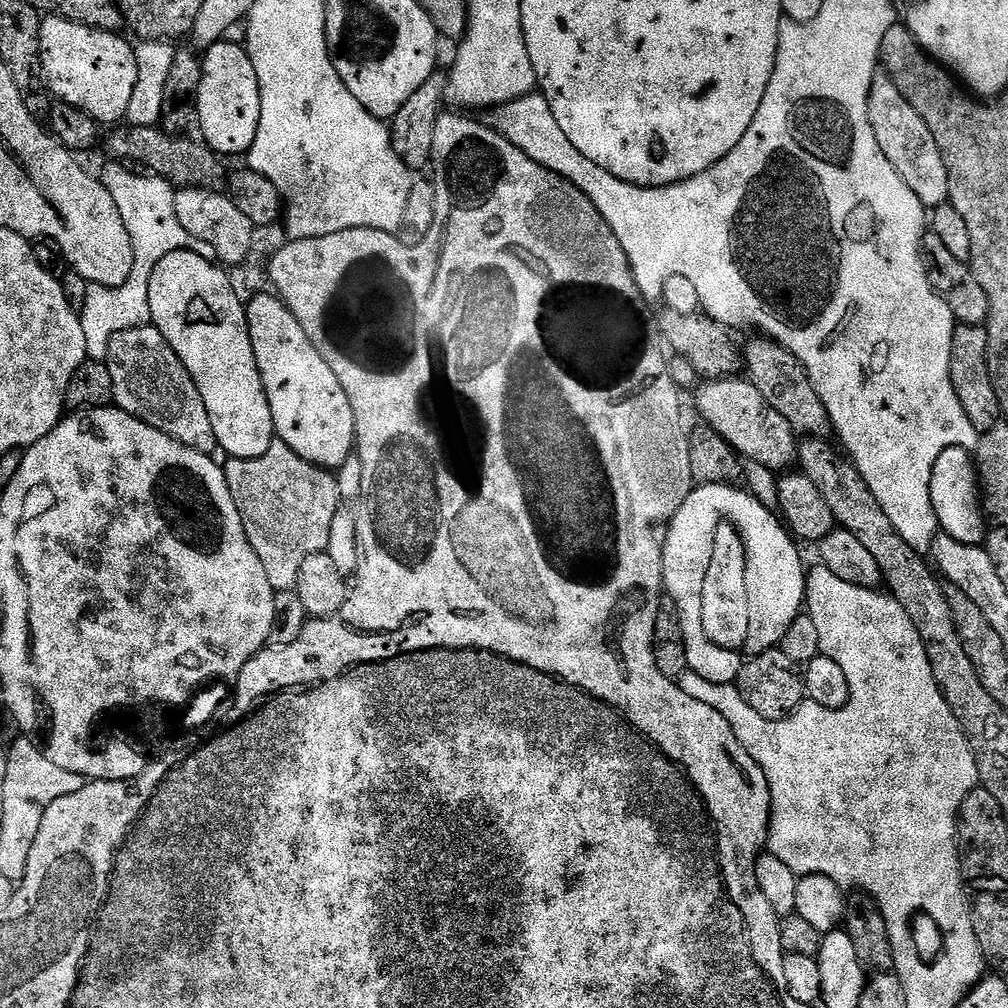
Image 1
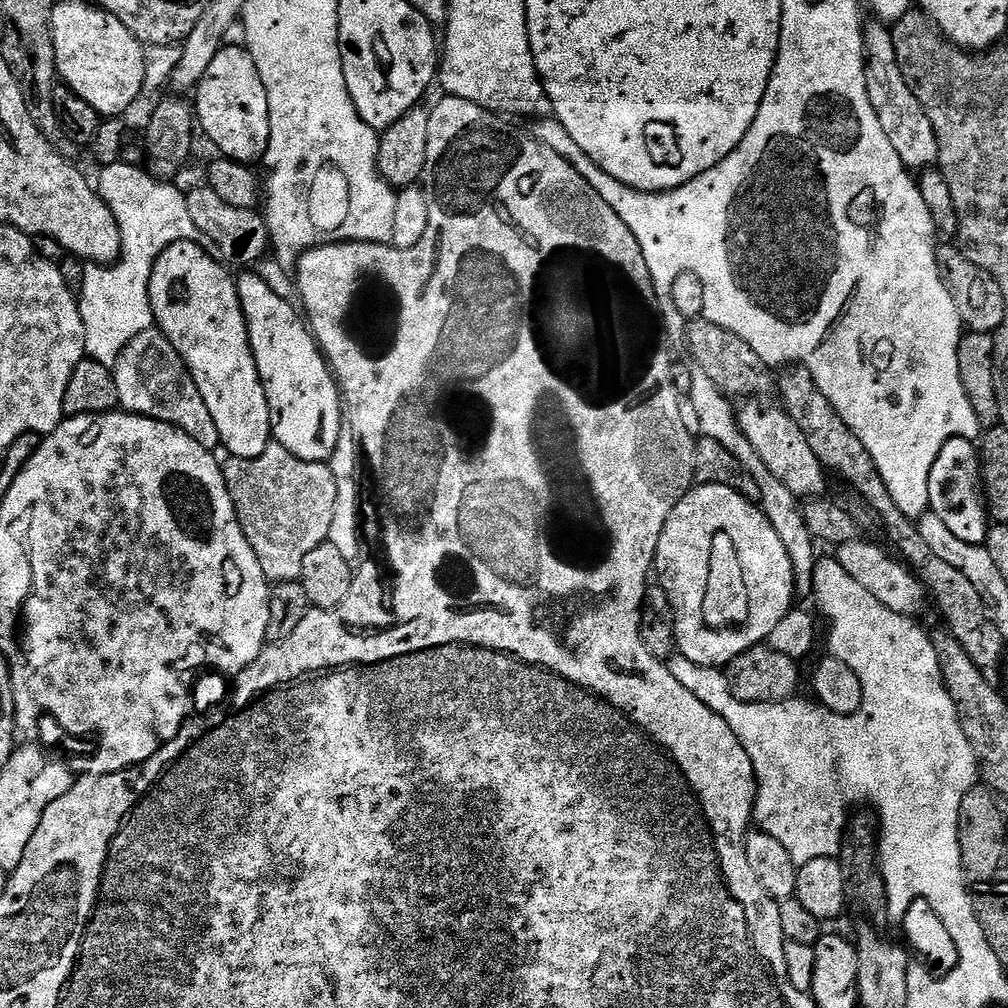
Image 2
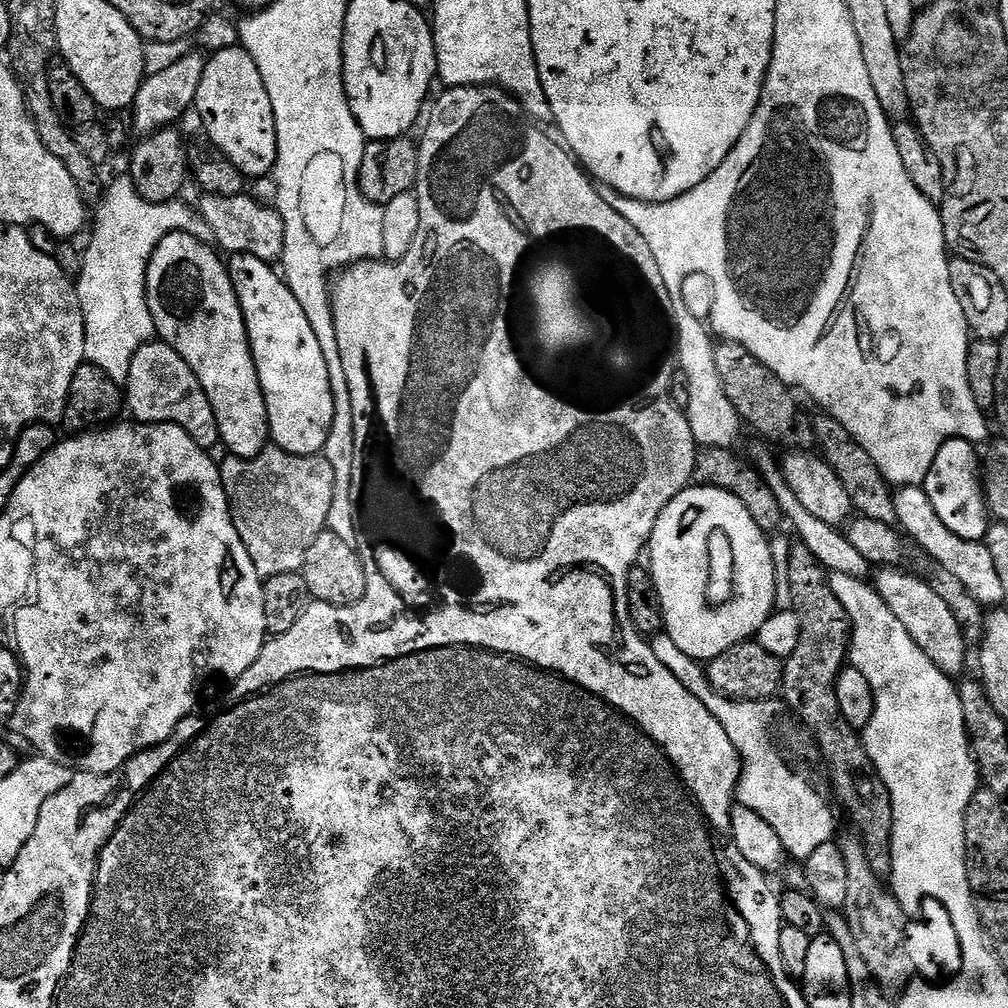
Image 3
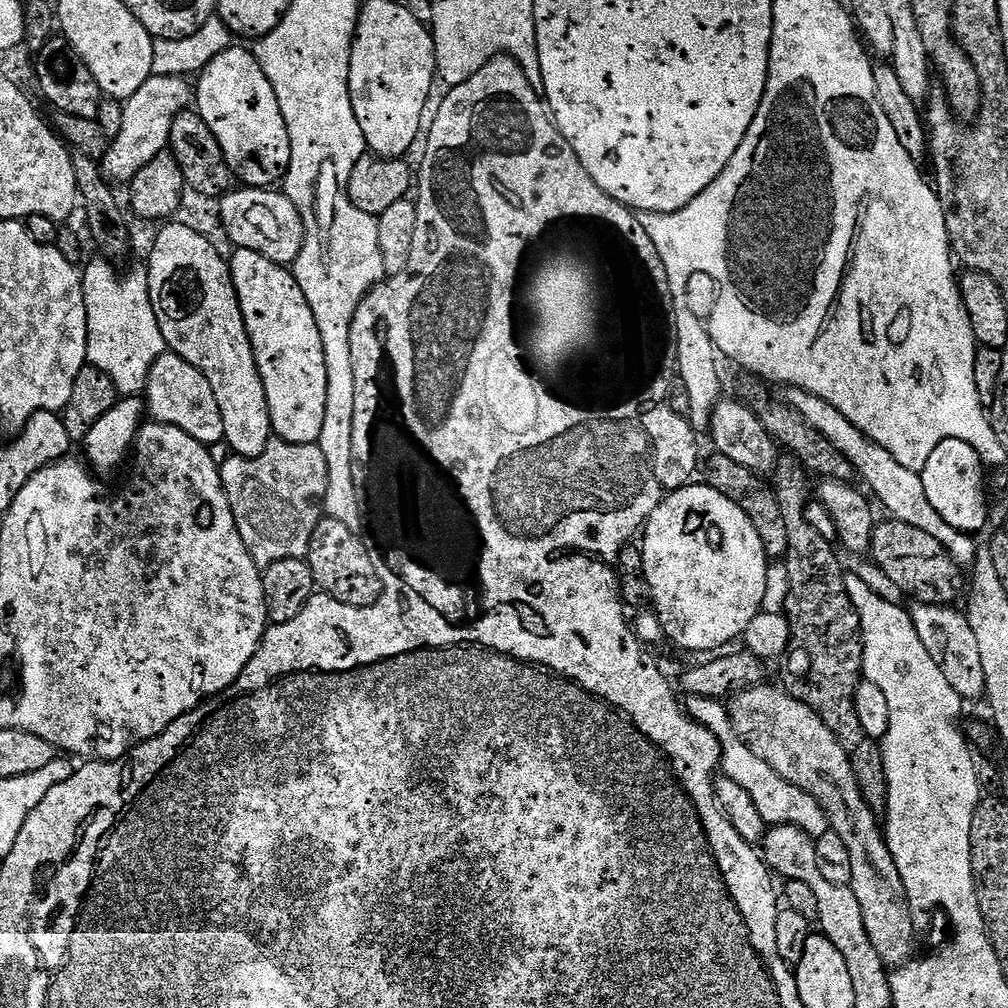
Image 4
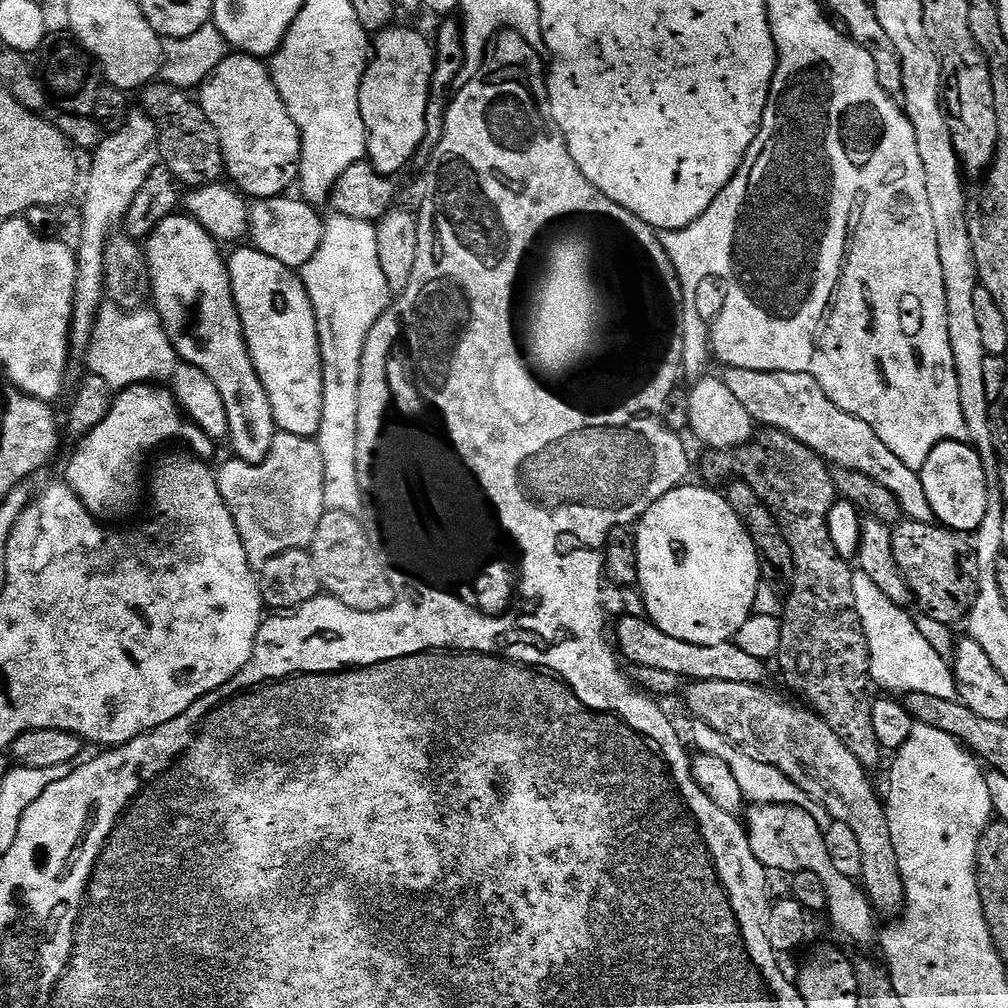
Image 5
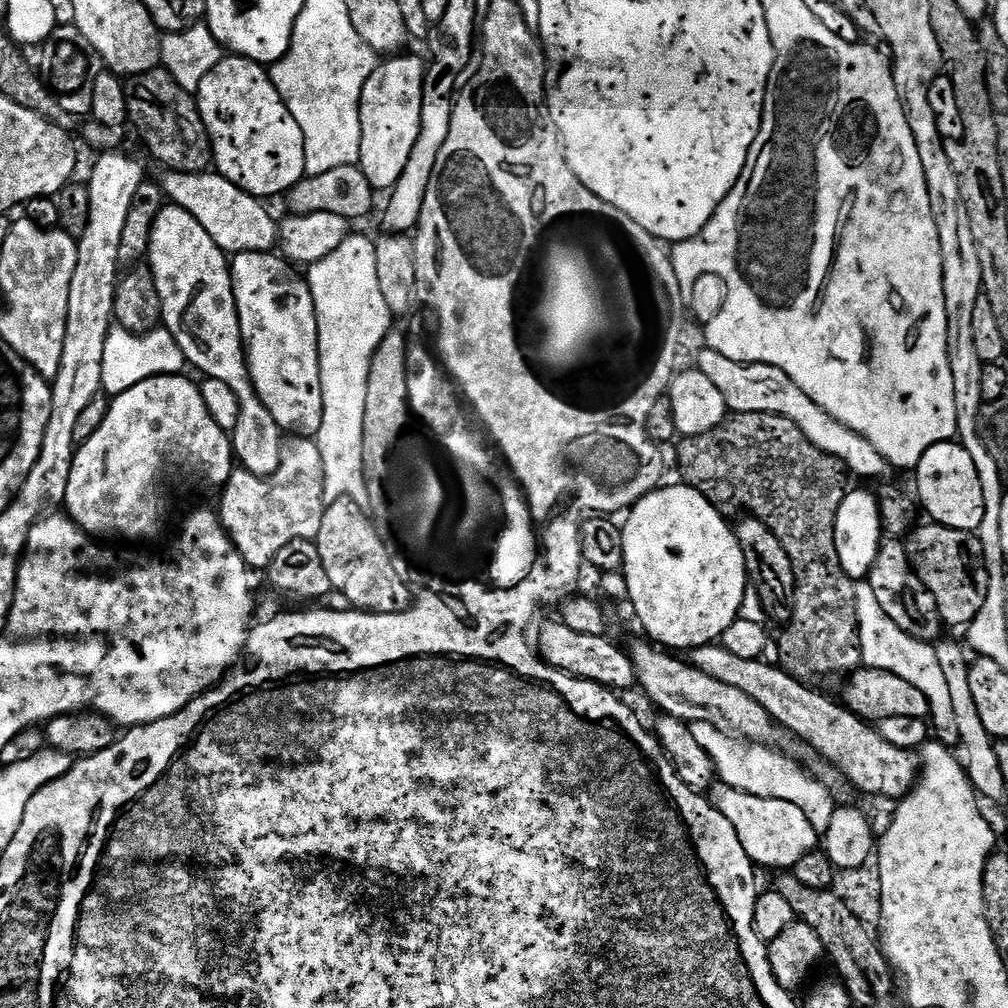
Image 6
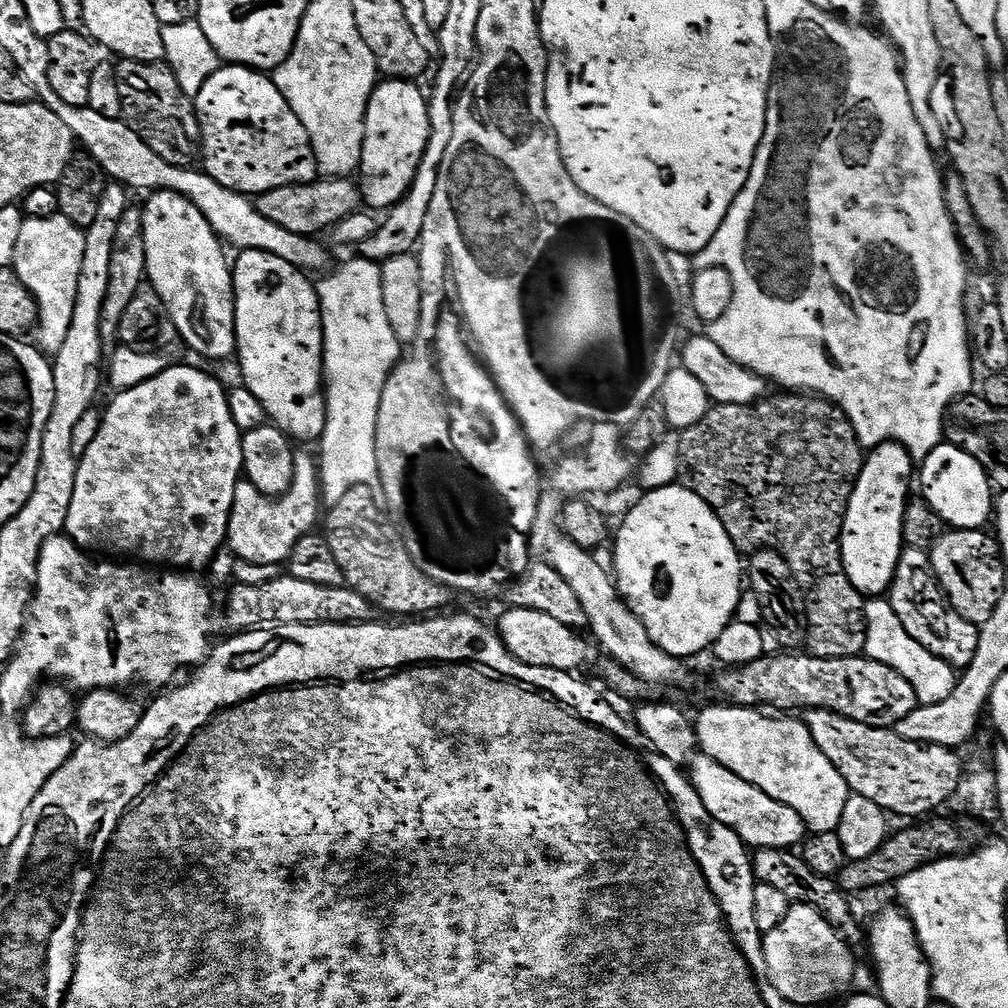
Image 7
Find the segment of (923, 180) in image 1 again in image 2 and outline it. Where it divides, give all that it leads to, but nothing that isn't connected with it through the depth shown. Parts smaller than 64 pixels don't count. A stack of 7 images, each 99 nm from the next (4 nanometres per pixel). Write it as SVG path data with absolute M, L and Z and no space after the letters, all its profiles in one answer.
M869 23L864 30L864 73L866 74L866 94L874 114L878 114L878 123L882 126L890 146L898 150L905 168L909 170L928 170L938 161L938 138L934 138L934 126L922 110L922 102L914 98L902 70L898 70L898 54L894 54L894 38L891 27Z

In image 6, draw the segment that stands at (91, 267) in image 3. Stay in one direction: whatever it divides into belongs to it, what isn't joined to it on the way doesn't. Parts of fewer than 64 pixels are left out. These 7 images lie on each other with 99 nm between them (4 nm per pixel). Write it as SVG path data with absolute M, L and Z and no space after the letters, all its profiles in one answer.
M118 326L107 336L105 353L102 354L101 387L107 395L117 396L150 377L179 375L185 371L186 365L181 347L166 328L161 326L145 336L138 336Z

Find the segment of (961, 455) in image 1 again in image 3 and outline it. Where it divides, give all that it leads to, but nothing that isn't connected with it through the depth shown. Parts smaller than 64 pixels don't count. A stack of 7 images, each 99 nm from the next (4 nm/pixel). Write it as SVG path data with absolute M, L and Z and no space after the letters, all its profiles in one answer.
M948 440L938 450L934 466L924 479L923 489L930 498L930 506L938 513L938 518L958 534L963 540L983 541L988 532L990 513L988 502L984 498L982 483L982 460L976 456L977 445L971 440Z

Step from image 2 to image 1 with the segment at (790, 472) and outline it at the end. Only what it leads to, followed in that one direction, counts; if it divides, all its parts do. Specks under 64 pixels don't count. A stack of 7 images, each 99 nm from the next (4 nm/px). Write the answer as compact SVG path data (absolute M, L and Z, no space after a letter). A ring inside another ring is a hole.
M725 378L710 380L699 385L696 396L696 408L705 425L713 428L744 460L753 460L779 473L788 470L798 460L798 436L793 432L790 422L758 394L751 380L747 378ZM700 392L700 393L699 393ZM792 464L792 465L791 465ZM784 468L784 469L780 469Z

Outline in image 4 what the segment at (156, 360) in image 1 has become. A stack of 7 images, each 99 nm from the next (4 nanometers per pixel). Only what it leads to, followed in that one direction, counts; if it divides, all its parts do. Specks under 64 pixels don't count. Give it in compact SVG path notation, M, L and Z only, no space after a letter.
M164 351L158 357L149 372L142 396L146 401L147 415L155 423L178 426L186 430L190 438L205 446L224 440L222 410L218 410L218 401L214 399L214 390L210 390L210 382L206 382L206 378L202 378L202 374L178 354Z

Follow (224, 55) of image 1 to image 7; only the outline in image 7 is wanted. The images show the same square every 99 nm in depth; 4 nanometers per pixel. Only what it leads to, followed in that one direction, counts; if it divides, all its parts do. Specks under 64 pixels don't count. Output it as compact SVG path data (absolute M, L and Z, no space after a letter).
M220 66L216 73L206 80L194 103L196 115L200 117L203 171L222 186L255 198L260 193L269 192L278 186L310 184L317 179L316 155L306 134L306 126L298 122L298 114L290 110L286 98L282 98L271 75L254 68Z

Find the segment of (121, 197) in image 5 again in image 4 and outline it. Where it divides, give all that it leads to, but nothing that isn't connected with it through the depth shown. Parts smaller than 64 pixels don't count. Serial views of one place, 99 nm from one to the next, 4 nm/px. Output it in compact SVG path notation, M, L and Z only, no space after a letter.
M153 75L142 82L141 88L129 100L123 101L122 130L110 140L108 153L102 161L102 171L109 181L127 185L136 177L138 170L146 166L146 162L154 162L154 158L168 148L174 118L189 111L194 100L193 85L188 83L182 76Z

